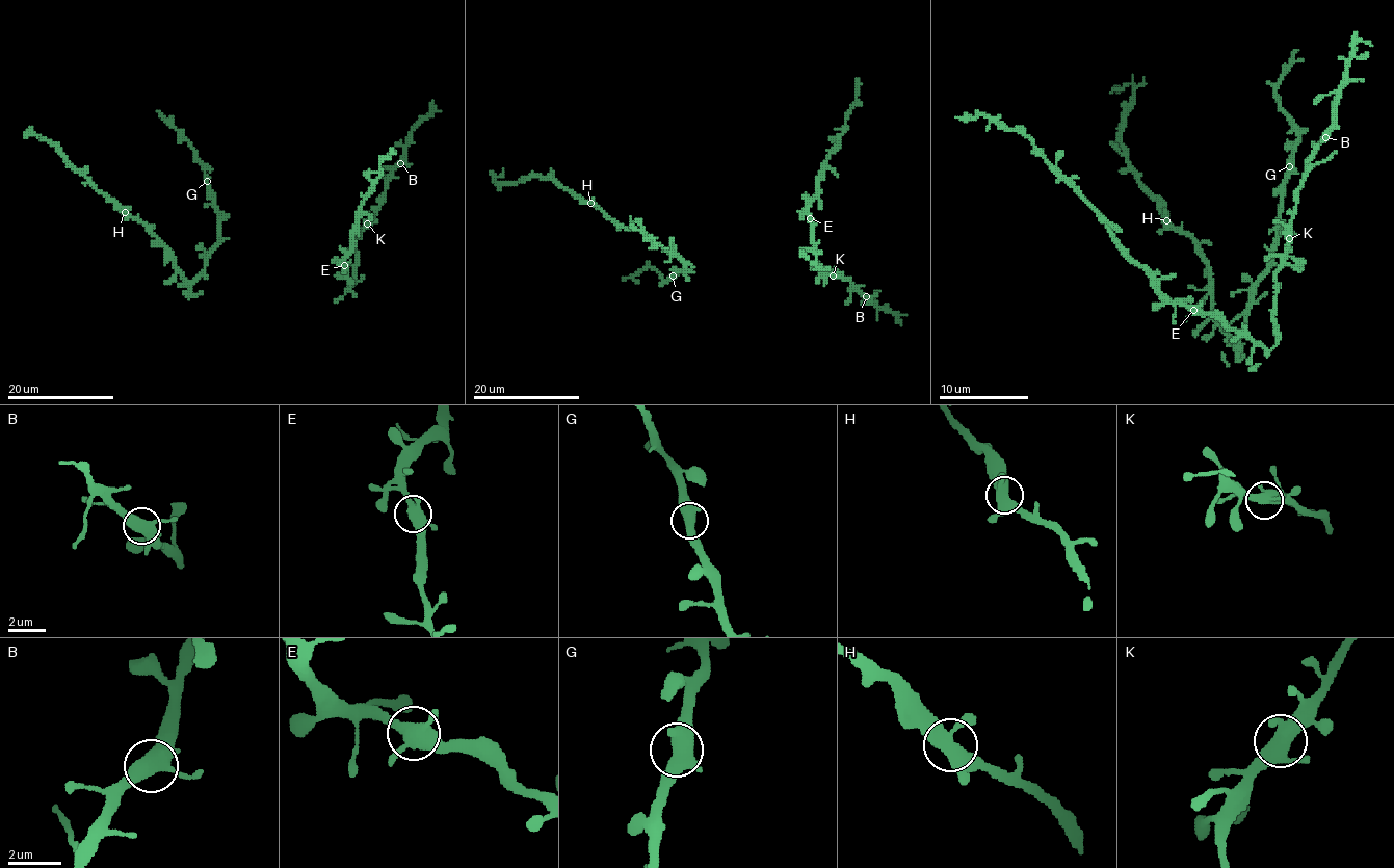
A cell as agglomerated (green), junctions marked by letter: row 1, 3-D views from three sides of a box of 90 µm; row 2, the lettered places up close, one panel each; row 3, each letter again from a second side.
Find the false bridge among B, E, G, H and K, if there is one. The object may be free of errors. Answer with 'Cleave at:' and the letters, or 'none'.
Cleave at: none

